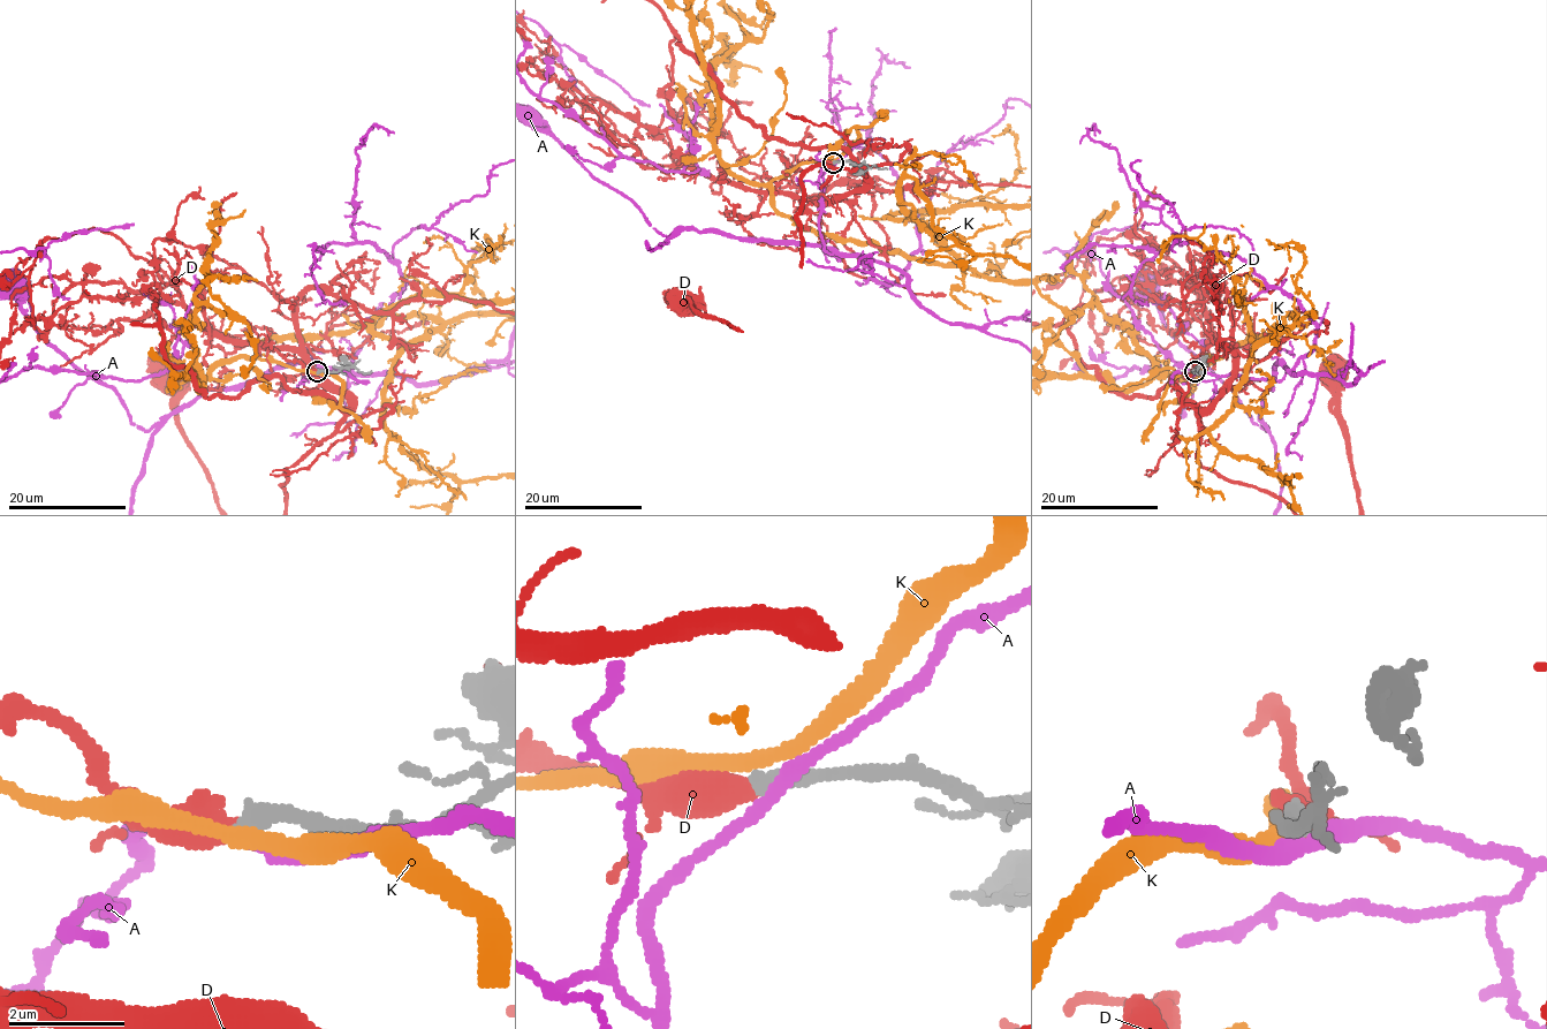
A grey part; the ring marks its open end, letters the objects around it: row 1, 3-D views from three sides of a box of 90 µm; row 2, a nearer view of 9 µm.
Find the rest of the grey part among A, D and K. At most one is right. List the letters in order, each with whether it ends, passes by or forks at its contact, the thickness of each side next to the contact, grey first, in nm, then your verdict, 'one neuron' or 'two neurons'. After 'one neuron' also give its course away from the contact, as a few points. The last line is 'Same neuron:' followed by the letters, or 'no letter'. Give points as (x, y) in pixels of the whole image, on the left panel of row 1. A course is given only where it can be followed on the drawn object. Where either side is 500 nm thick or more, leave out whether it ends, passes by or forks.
A: it passes by; calibres 360 and 280 nm; two neurons
D: calibres 360 and 550 nm; one neuron
K: it passes by; calibres 340 and 280 nm; two neurons
Same neuron: D

